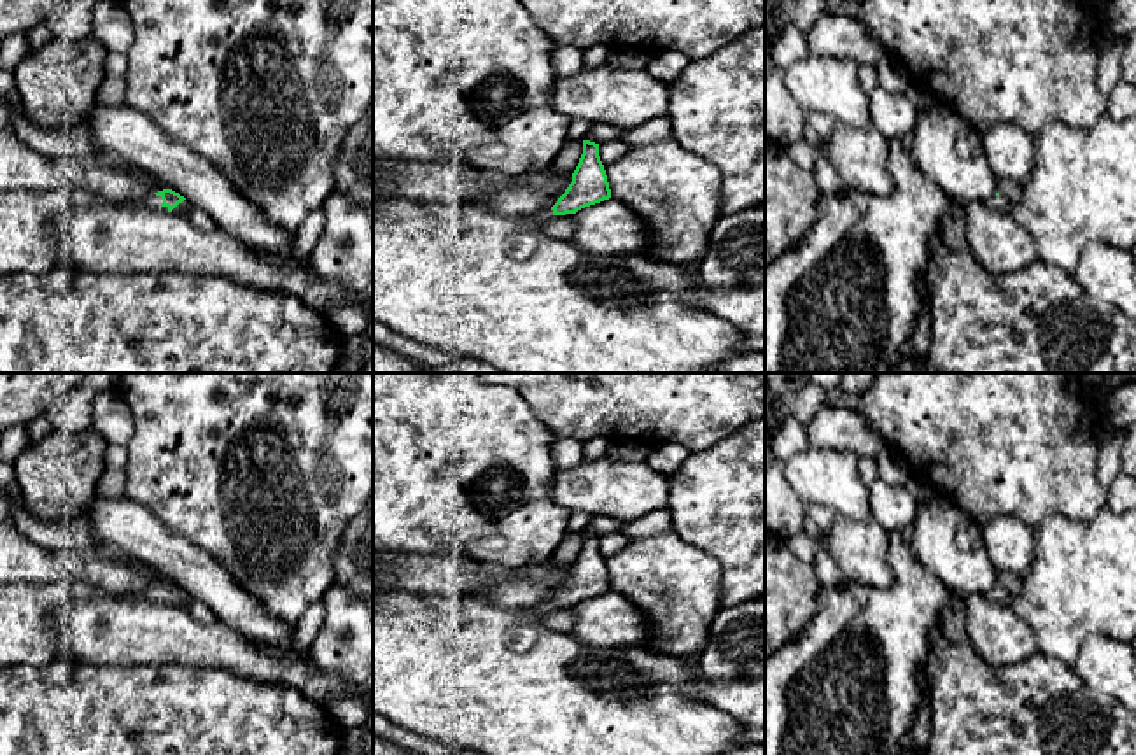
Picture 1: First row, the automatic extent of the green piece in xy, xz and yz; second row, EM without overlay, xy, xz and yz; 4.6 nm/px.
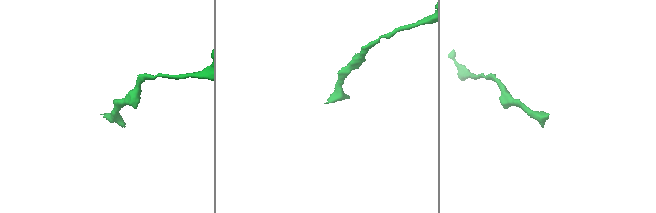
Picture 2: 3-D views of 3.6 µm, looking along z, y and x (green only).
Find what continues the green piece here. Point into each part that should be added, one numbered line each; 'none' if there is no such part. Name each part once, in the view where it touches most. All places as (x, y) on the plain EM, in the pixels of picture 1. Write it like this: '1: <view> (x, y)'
1: xy (154, 594)

